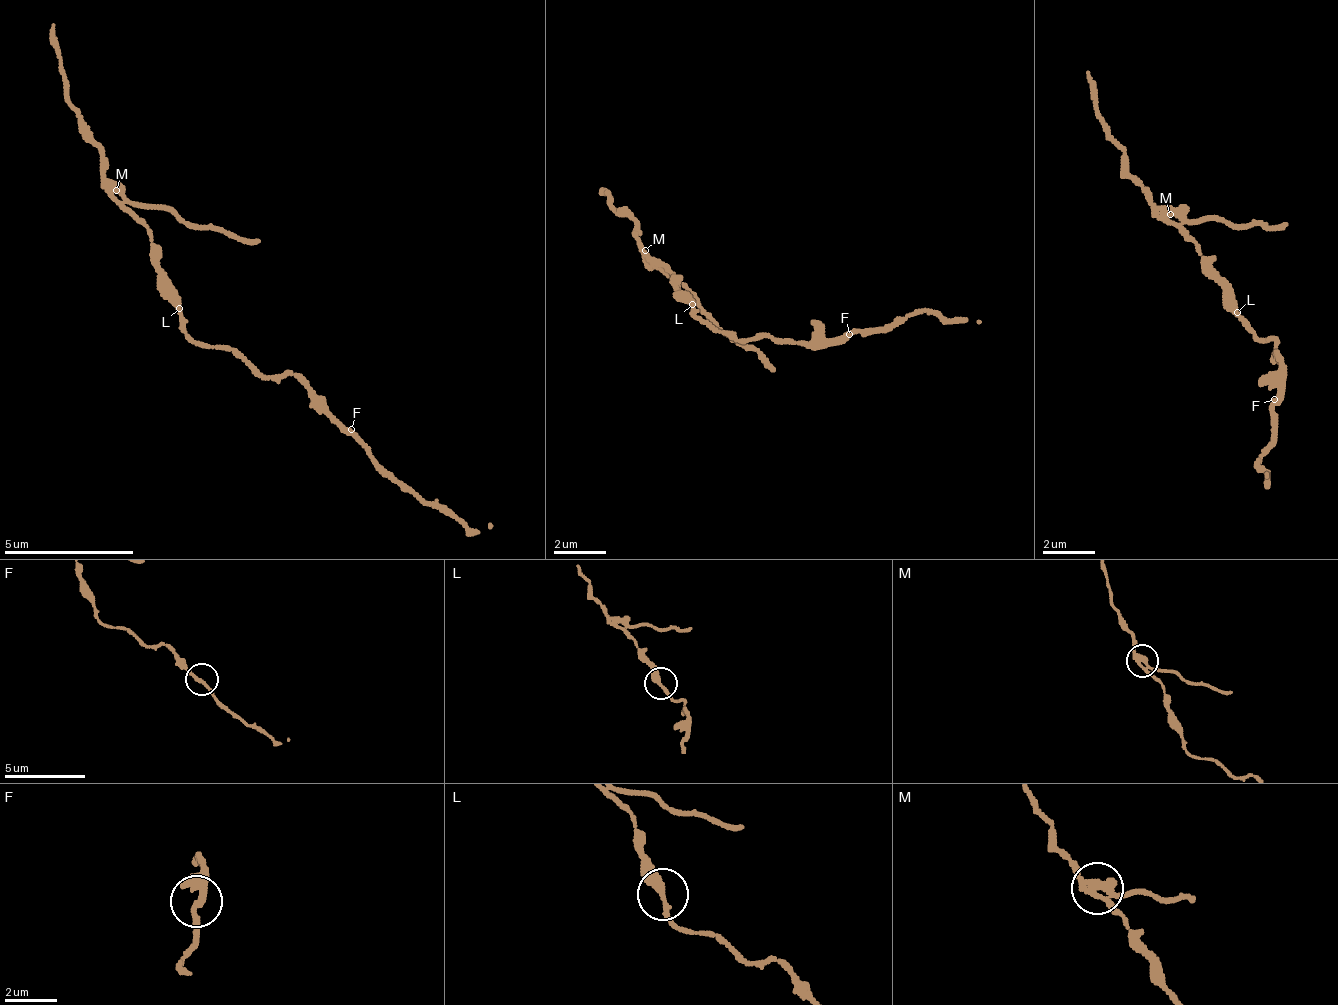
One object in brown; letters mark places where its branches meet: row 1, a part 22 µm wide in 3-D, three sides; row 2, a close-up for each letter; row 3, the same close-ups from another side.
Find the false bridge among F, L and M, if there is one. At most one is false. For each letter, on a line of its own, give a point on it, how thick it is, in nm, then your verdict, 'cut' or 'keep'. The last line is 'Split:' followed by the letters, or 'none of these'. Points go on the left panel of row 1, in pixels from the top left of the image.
F: place (351, 429); calibre 200 nm; keep
L: place (179, 308); calibre 300 nm; keep
M: place (116, 190); calibre 220 nm; cut
Split: M

